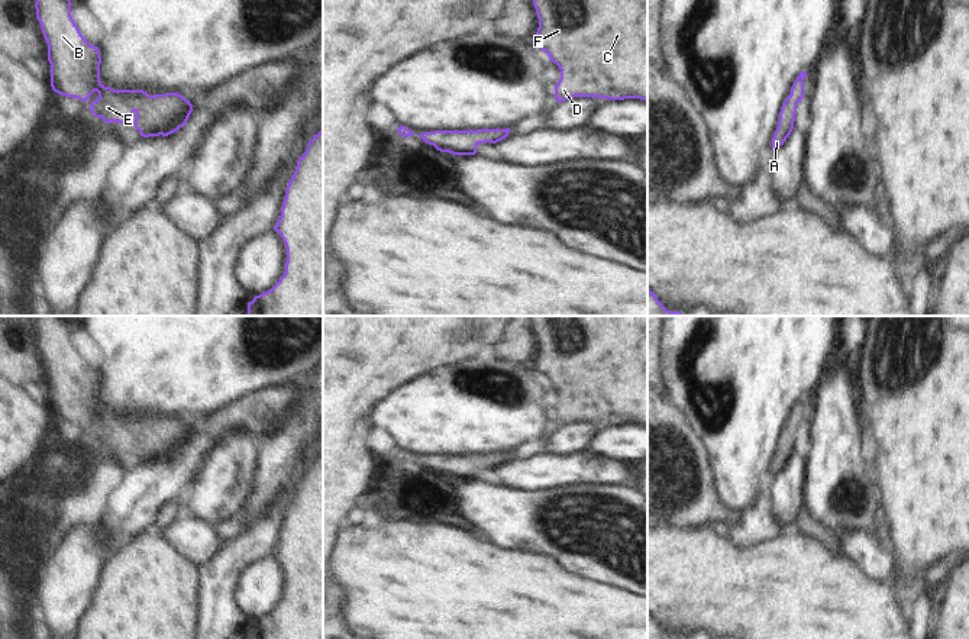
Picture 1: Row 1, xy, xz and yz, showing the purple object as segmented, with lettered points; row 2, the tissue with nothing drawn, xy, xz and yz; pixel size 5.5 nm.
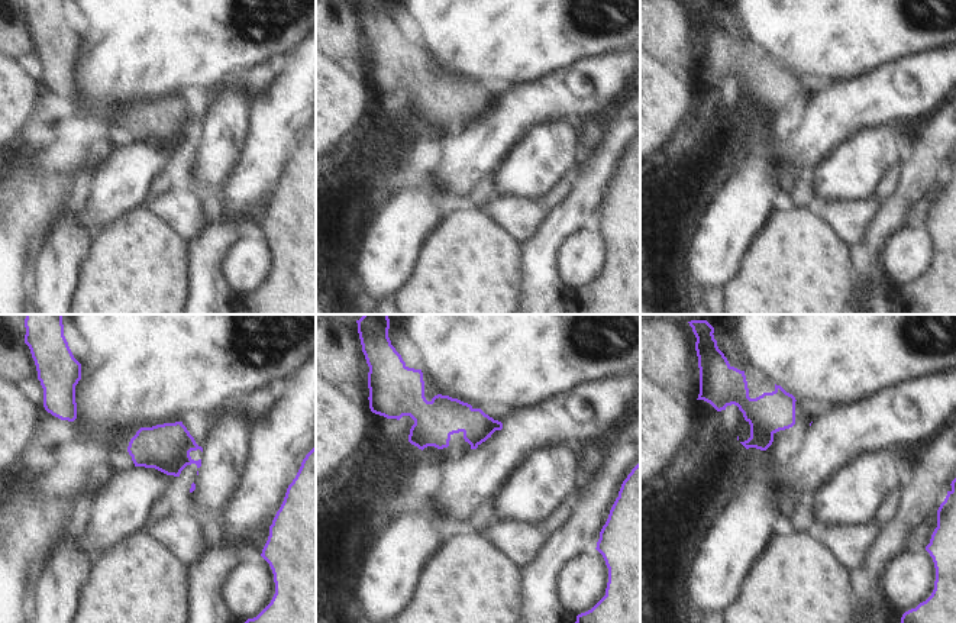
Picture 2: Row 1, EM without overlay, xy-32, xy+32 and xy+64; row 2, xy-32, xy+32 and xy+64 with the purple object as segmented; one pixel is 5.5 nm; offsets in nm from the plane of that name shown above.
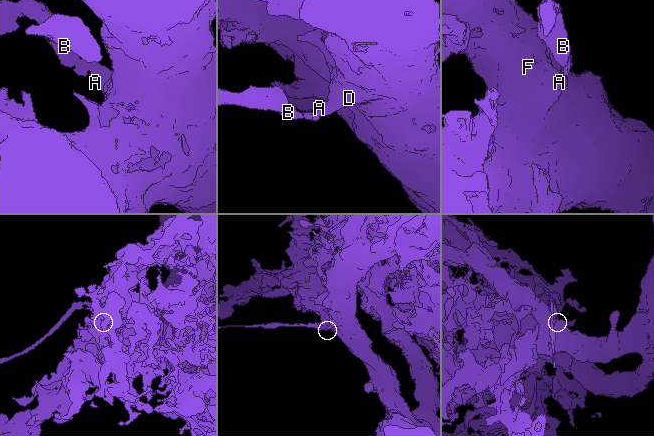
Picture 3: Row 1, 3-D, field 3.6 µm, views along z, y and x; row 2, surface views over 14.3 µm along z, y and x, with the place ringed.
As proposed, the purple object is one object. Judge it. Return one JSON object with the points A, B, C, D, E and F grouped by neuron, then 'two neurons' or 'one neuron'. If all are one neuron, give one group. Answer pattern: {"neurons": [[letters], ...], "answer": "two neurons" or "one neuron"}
{"neurons": [["A", "B", "C", "D", "E", "F"]], "answer": "one neuron"}

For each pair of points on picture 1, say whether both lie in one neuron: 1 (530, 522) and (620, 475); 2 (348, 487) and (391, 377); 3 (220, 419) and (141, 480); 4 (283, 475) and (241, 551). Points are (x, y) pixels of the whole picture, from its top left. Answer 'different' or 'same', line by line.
1: different
2: same
3: same
4: different

